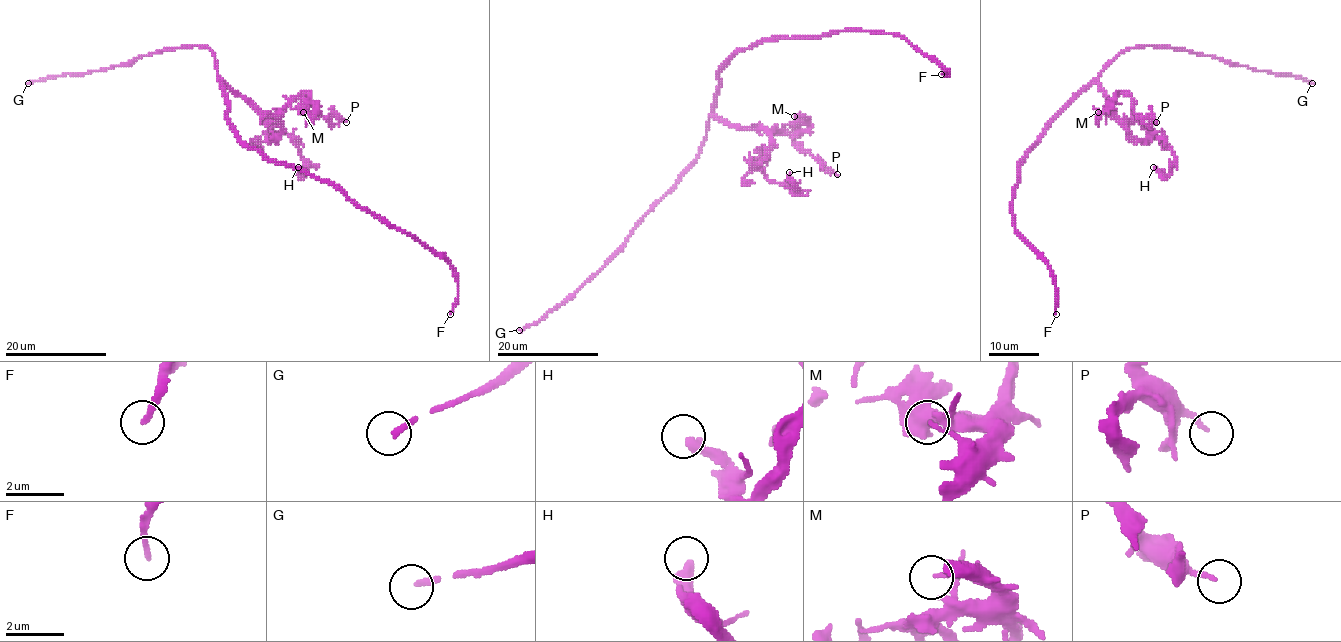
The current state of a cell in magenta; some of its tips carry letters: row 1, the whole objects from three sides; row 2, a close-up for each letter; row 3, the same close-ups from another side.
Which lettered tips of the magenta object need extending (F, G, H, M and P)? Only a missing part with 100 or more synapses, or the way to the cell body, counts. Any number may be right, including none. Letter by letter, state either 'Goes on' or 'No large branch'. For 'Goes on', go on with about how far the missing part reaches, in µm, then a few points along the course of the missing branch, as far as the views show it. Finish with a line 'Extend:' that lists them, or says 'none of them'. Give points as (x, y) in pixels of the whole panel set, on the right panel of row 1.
F: No large branch
G: Goes on. Missing length about 100 µm. Course of what is missing: (1312, 83), (1319, 84), (1321, 89), (1291, 103), (1207, 129), (1185, 148), (1174, 179), (1186, 190), (1210, 228)
H: No large branch
M: No large branch
P: No large branch
Extend: G

